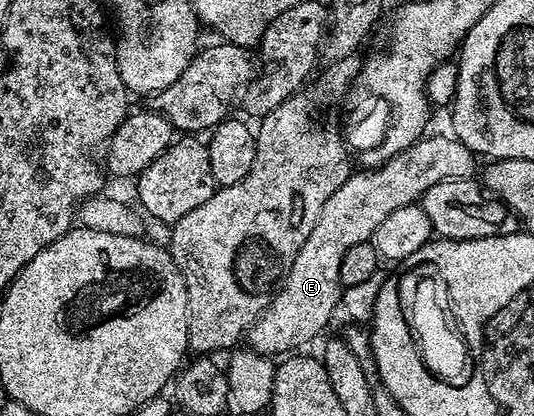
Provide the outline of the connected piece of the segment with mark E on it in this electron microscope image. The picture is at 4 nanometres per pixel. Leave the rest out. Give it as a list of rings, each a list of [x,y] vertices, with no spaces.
[[[427,135],[416,141],[414,145],[410,145],[405,151],[393,155],[386,164],[372,168],[370,171],[363,171],[367,173],[356,172],[348,177],[347,182],[337,187],[337,191],[333,191],[333,195],[329,195],[329,199],[321,207],[317,221],[313,223],[313,231],[309,231],[305,243],[292,259],[285,274],[285,280],[274,290],[270,304],[266,306],[264,312],[248,328],[245,335],[246,341],[247,339],[249,341],[248,346],[261,355],[271,357],[274,356],[273,353],[283,355],[298,350],[295,348],[315,338],[330,323],[331,312],[340,308],[339,272],[345,253],[362,241],[370,242],[381,227],[381,223],[388,219],[391,212],[406,205],[416,204],[423,193],[429,191],[429,187],[442,181],[470,178],[474,174],[471,172],[475,169],[475,160],[477,160],[476,154],[465,148],[454,136],[430,137]]]

